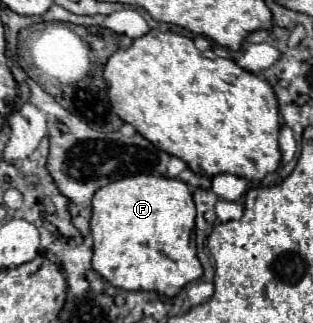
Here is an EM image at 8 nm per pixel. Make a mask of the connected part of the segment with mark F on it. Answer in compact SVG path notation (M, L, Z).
M133 175L101 187L93 197L91 215L93 269L113 287L125 291L155 291L175 297L187 283L201 279L203 267L195 253L195 203L189 187L163 175Z

